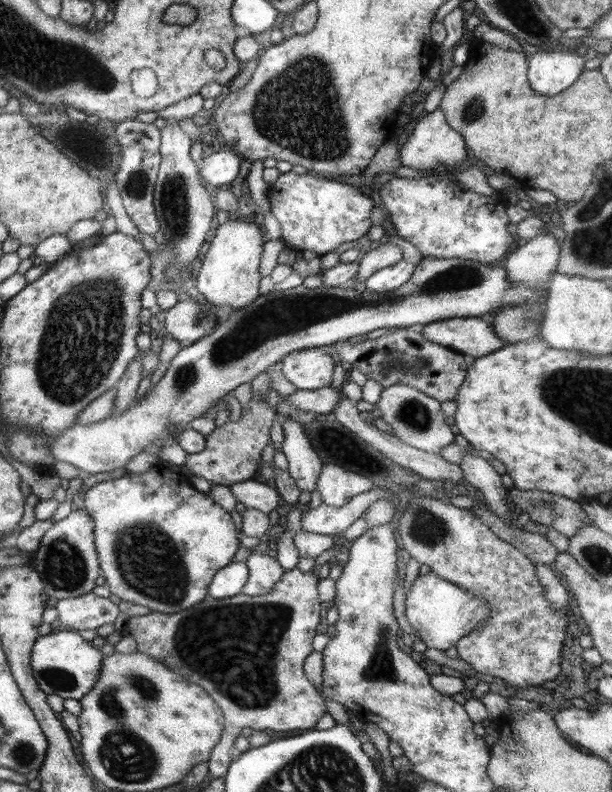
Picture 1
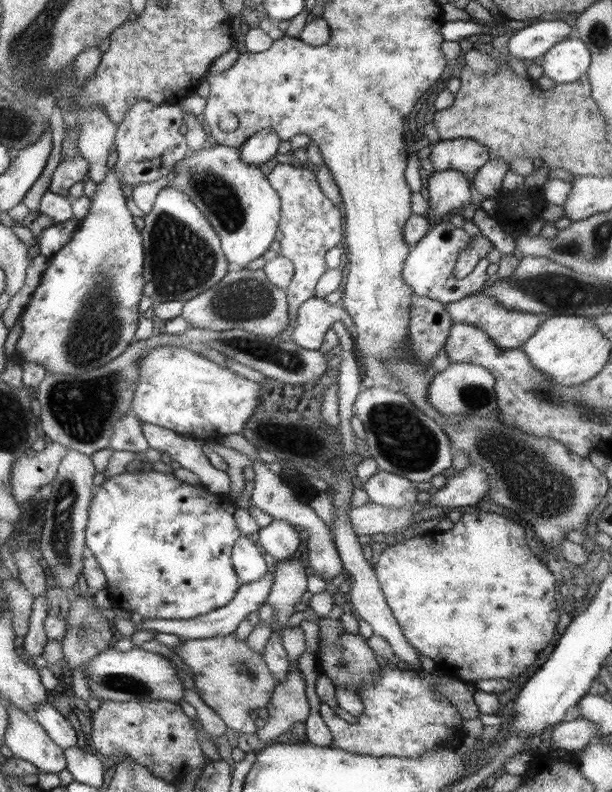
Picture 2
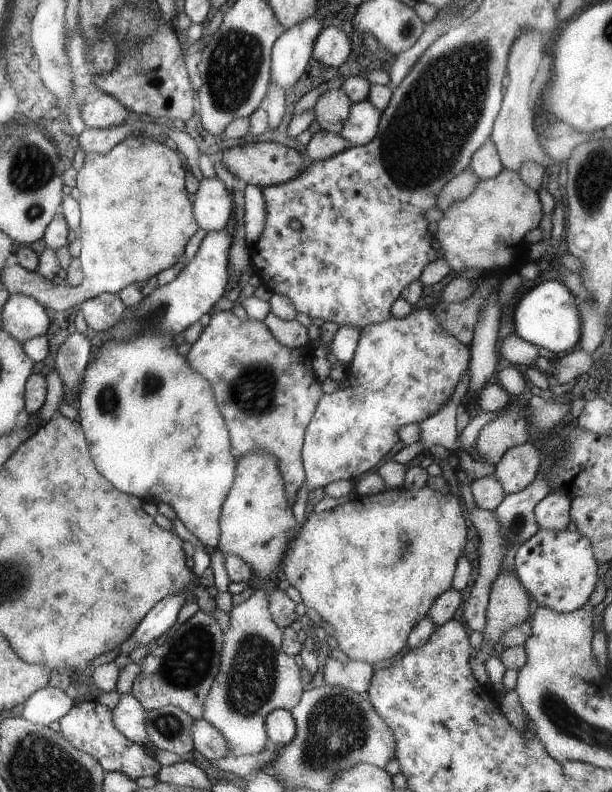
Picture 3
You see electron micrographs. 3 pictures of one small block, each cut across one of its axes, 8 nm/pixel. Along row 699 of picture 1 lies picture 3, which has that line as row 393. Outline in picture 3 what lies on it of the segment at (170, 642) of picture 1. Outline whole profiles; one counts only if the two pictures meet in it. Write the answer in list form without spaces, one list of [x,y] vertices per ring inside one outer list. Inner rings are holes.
[[[231,310],[215,311],[207,326],[203,327],[203,332],[190,345],[185,362],[193,372],[205,378],[213,390],[215,404],[227,424],[231,456],[239,459],[257,450],[269,452],[277,460],[277,472],[283,480],[285,500],[289,500],[292,505],[305,480],[301,464],[303,435],[322,395],[320,384],[315,380],[315,372],[311,367],[313,350],[308,345],[294,349],[281,346],[262,321],[239,320]]]

